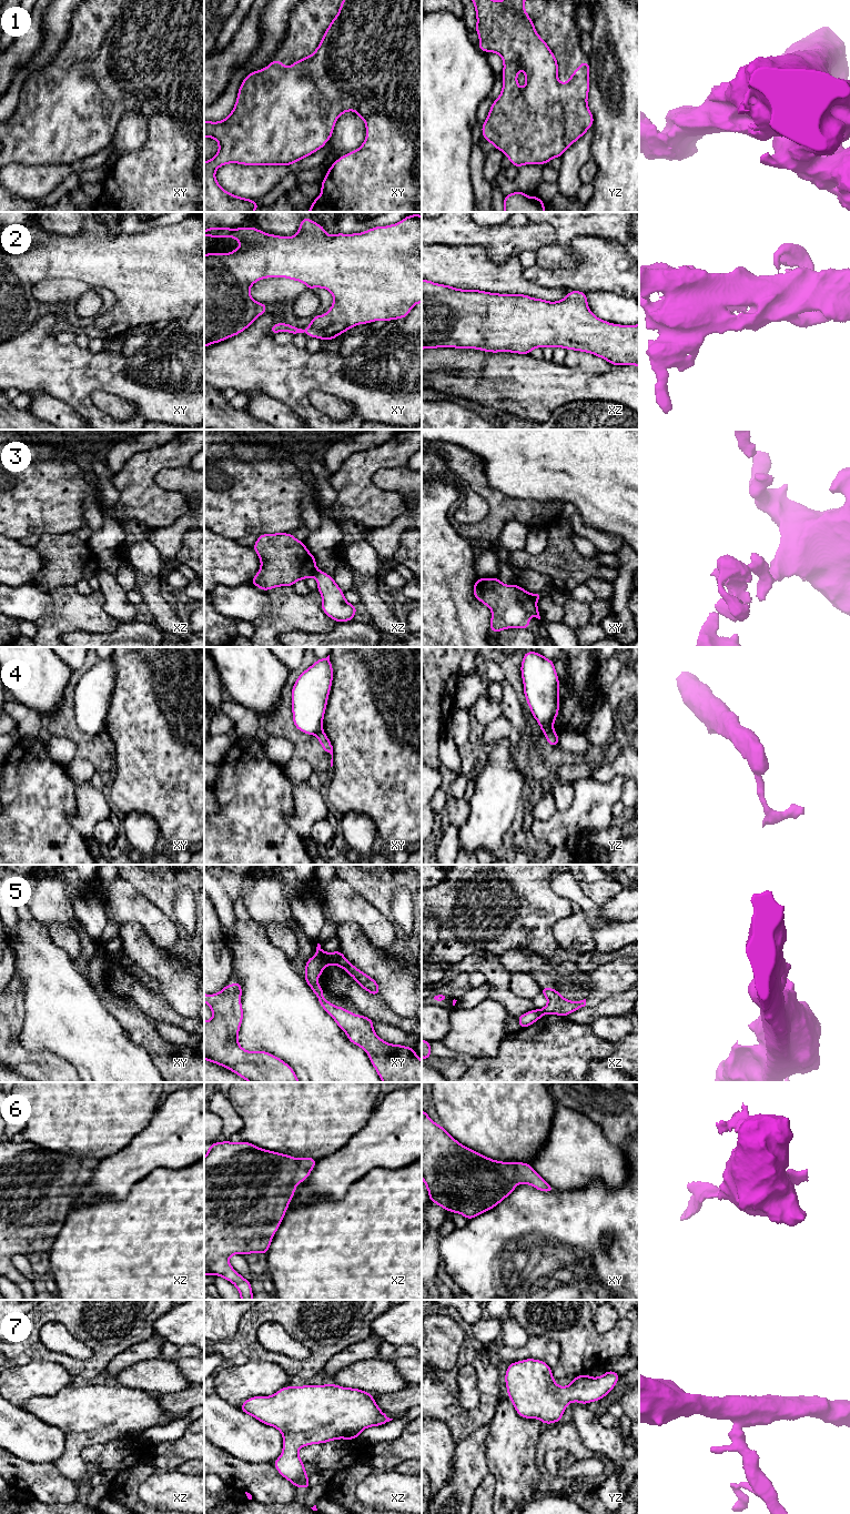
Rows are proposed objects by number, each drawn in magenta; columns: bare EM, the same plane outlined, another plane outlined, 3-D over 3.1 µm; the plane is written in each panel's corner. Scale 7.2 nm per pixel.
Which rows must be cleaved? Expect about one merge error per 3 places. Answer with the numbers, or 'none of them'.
3, 4, 5

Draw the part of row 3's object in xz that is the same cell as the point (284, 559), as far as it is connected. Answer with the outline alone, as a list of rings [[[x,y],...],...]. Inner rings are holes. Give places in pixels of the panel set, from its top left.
[[[291,533],[259,535],[253,549],[259,555],[261,567],[250,583],[265,592],[280,586],[293,586],[297,581],[307,579],[317,571],[315,556],[308,552],[304,542],[300,542]]]

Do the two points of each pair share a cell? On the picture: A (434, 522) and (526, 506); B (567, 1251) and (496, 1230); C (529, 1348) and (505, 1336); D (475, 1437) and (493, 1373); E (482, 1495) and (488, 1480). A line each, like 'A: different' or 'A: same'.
A: different
B: same
C: different
D: different
E: same

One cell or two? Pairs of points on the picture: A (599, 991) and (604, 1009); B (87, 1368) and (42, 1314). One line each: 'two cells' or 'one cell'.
A: two cells
B: one cell

